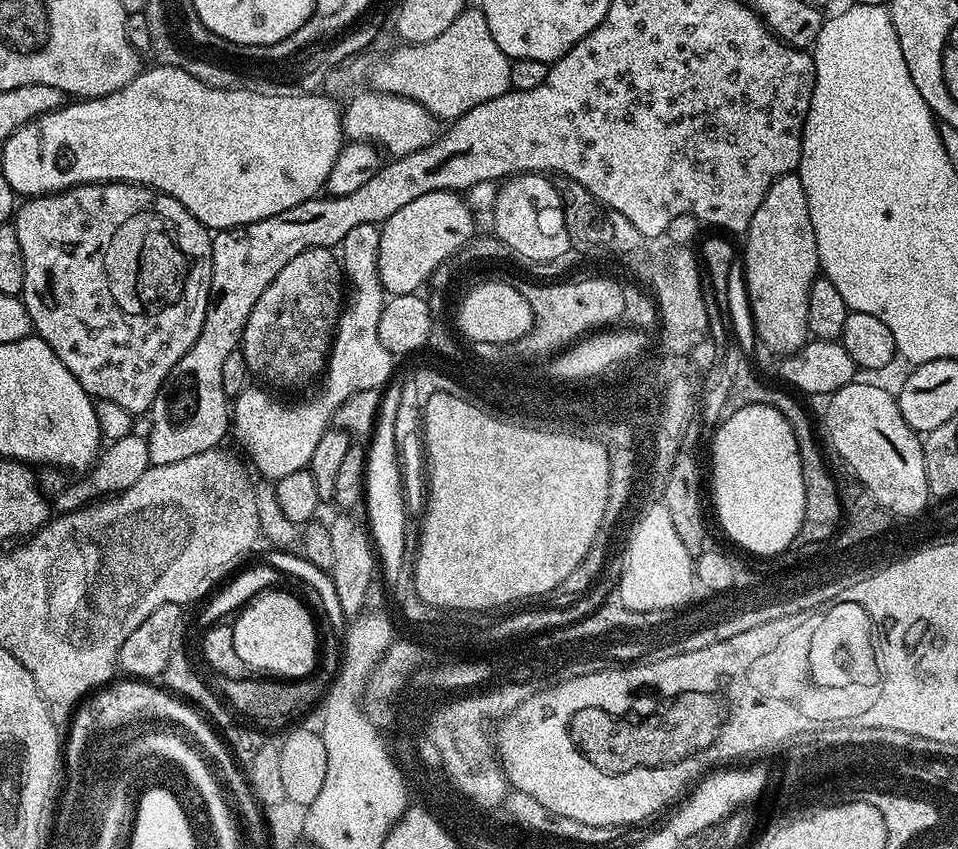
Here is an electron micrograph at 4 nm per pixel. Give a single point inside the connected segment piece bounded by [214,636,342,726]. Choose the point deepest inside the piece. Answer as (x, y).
(277, 702)

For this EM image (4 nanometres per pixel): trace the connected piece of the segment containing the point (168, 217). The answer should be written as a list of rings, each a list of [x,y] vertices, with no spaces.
[[[80,184],[77,188],[68,188],[64,192],[53,192],[50,196],[34,196],[25,199],[14,213],[14,223],[18,230],[18,242],[22,245],[22,262],[26,262],[26,282],[22,299],[32,319],[35,335],[46,341],[50,350],[58,354],[62,366],[78,378],[89,396],[96,400],[118,402],[122,410],[139,414],[151,409],[158,390],[166,382],[170,370],[194,346],[206,318],[212,277],[212,236],[209,229],[182,206],[173,196],[157,192],[147,184]]]

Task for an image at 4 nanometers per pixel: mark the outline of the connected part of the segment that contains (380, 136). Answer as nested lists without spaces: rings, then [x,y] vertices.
[[[365,90],[357,91],[355,95],[347,101],[347,104],[349,103],[348,108],[346,104],[342,112],[344,134],[349,141],[375,145],[375,147],[387,153],[389,157],[395,158],[397,156],[410,154],[414,150],[422,150],[430,141],[436,139],[438,135],[438,121],[436,117],[430,115],[421,104],[414,102],[410,98],[402,98],[394,94],[386,94],[385,92],[377,92],[375,90],[364,91]]]

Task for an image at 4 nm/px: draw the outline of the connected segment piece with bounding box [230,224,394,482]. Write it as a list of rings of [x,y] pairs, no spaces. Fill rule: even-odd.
[[[375,224],[354,226],[354,230],[346,234],[342,245],[342,272],[347,283],[348,280],[352,283],[352,292],[350,288],[340,321],[336,323],[332,350],[328,353],[328,367],[319,385],[320,397],[313,402],[312,408],[303,408],[300,404],[291,408],[275,400],[271,396],[273,393],[263,387],[246,389],[237,400],[235,397],[231,405],[231,431],[234,436],[236,432],[236,440],[244,447],[243,455],[250,464],[252,459],[251,467],[256,467],[269,482],[305,471],[311,462],[314,446],[318,446],[318,438],[322,438],[322,434],[328,431],[338,408],[359,391],[383,389],[393,379],[394,357],[380,341],[380,319],[386,293],[378,274],[379,245],[380,228]]]

